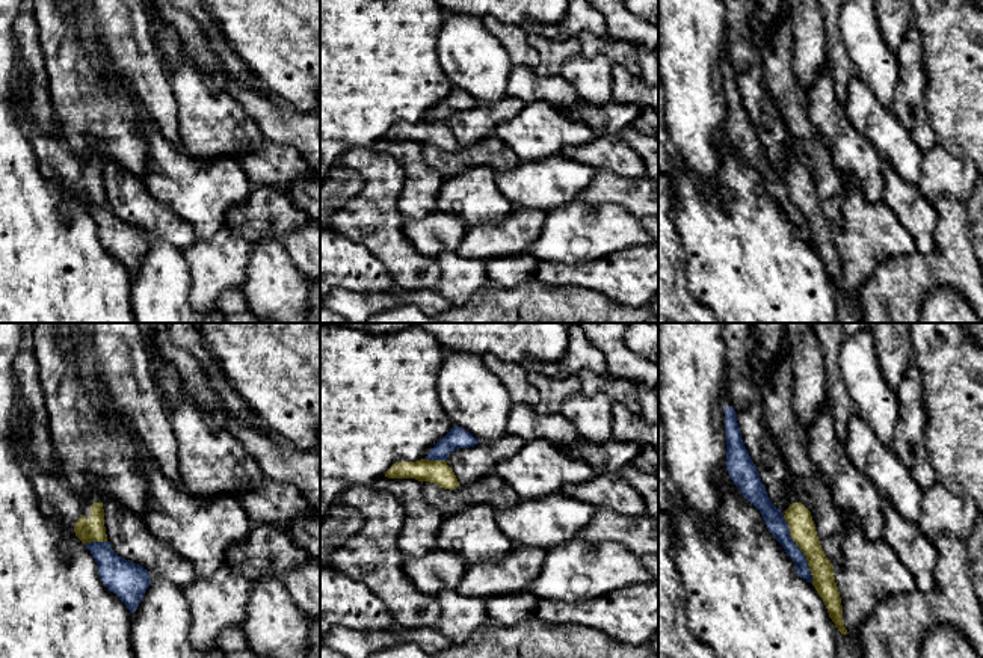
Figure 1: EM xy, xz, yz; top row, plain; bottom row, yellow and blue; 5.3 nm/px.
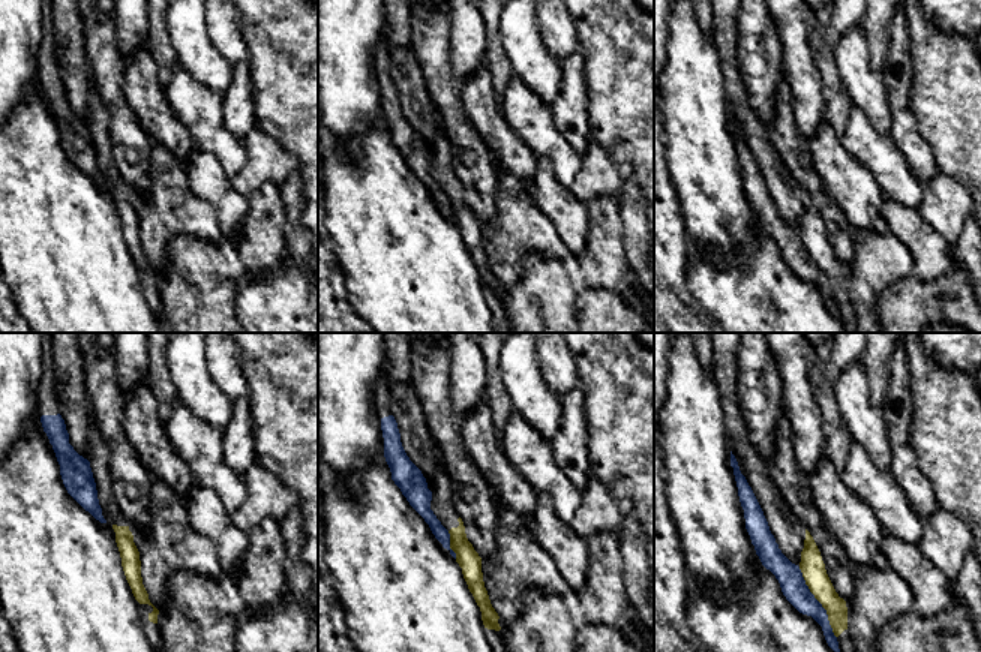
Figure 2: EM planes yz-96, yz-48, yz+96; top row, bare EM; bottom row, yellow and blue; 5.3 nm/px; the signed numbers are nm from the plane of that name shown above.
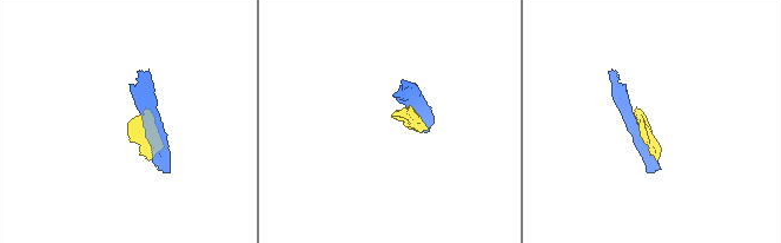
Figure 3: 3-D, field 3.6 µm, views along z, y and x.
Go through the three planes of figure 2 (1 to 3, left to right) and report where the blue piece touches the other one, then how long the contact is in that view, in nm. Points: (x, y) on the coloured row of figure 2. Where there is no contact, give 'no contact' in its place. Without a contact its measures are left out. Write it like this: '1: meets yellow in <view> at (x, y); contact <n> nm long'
1: no contact
2: meets yellow in yz-48 at (450, 544); contact 160 nm long
3: meets yellow in yz+96 at (819, 601); contact 440 nm long

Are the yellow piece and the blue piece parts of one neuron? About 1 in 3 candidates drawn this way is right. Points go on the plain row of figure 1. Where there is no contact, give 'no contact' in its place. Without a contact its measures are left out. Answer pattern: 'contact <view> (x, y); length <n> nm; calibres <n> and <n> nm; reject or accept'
contact yz (801, 212); length 400 nm; calibres 140 and 100 nm; reject

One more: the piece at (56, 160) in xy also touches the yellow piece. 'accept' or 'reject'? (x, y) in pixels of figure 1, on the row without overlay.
accept

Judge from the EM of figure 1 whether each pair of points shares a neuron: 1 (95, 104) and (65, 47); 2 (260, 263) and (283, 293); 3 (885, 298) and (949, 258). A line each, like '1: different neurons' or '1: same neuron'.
1: same neuron
2: same neuron
3: same neuron

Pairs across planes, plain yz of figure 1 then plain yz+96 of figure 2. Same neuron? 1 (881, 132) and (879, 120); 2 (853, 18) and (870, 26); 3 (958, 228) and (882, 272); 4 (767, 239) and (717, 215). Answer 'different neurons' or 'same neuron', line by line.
1: different neurons
2: different neurons
3: different neurons
4: different neurons

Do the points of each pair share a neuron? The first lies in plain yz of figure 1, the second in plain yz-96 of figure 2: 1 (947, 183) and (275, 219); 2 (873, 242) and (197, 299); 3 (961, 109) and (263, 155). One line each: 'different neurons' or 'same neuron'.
1: different neurons
2: different neurons
3: different neurons

